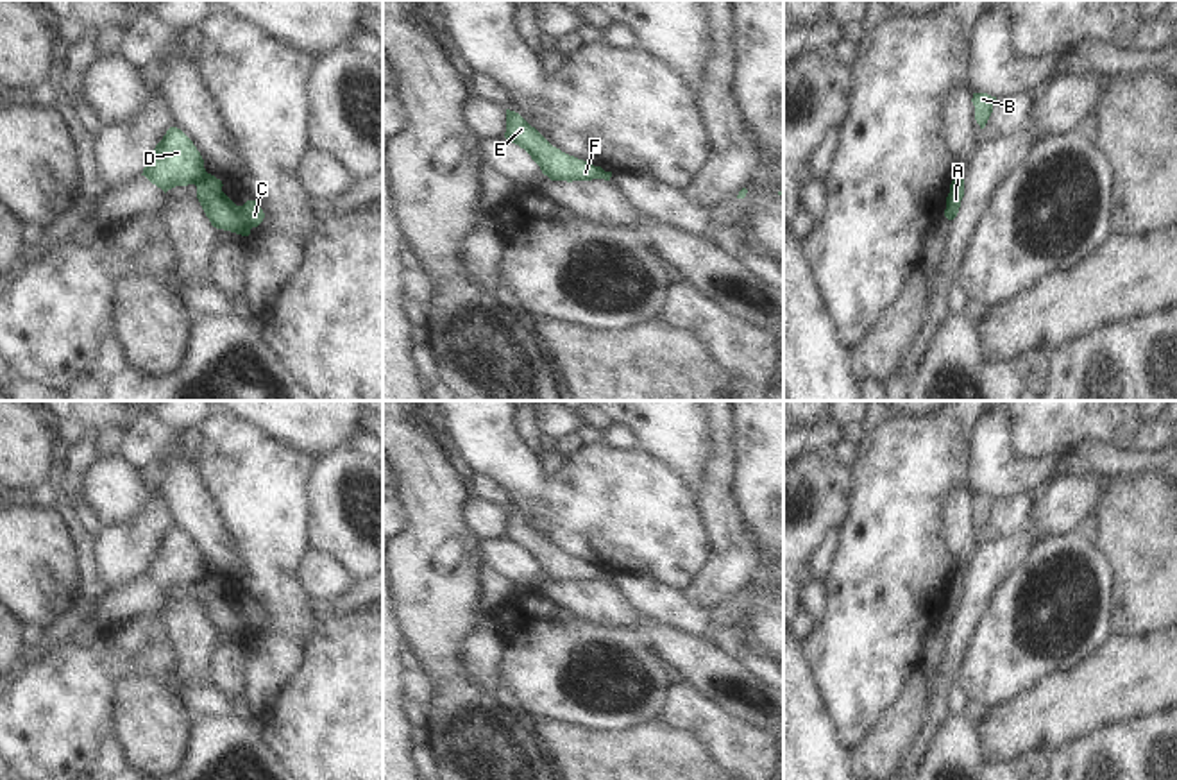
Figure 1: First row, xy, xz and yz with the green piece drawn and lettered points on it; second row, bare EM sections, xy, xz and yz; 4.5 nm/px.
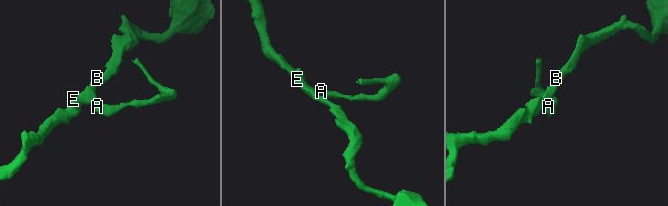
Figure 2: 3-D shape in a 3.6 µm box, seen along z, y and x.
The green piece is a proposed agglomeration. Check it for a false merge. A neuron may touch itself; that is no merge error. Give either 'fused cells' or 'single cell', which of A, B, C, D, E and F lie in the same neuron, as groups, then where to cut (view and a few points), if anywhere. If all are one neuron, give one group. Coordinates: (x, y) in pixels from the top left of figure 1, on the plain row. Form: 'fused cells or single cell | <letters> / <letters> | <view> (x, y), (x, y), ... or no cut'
fused cells | A C / B D E F | xy (206, 573), (195, 585)

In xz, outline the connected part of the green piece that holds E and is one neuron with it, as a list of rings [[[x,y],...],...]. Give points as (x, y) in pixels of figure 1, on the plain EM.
[[[506,510],[504,538],[524,549],[551,581],[603,580],[605,571],[553,547],[519,513]]]

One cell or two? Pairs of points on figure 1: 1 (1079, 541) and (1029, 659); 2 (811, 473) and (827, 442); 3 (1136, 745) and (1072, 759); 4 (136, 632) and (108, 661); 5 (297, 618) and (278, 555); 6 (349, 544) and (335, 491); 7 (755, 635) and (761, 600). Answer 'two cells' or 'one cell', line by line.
1: one cell
2: two cells
3: one cell
4: one cell
5: one cell
6: one cell
7: one cell

